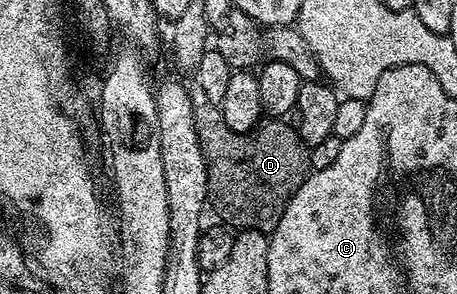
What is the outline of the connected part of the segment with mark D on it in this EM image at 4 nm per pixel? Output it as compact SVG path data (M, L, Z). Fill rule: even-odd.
M264 119L245 133L230 131L230 127L222 123L197 124L198 143L201 145L208 176L207 200L217 214L234 213L234 203L239 197L272 197L276 210L269 215L268 225L264 221L255 222L254 228L267 234L269 230L278 227L278 219L282 219L290 199L298 187L302 187L310 172L309 146L300 137L299 128L288 123L284 119Z

